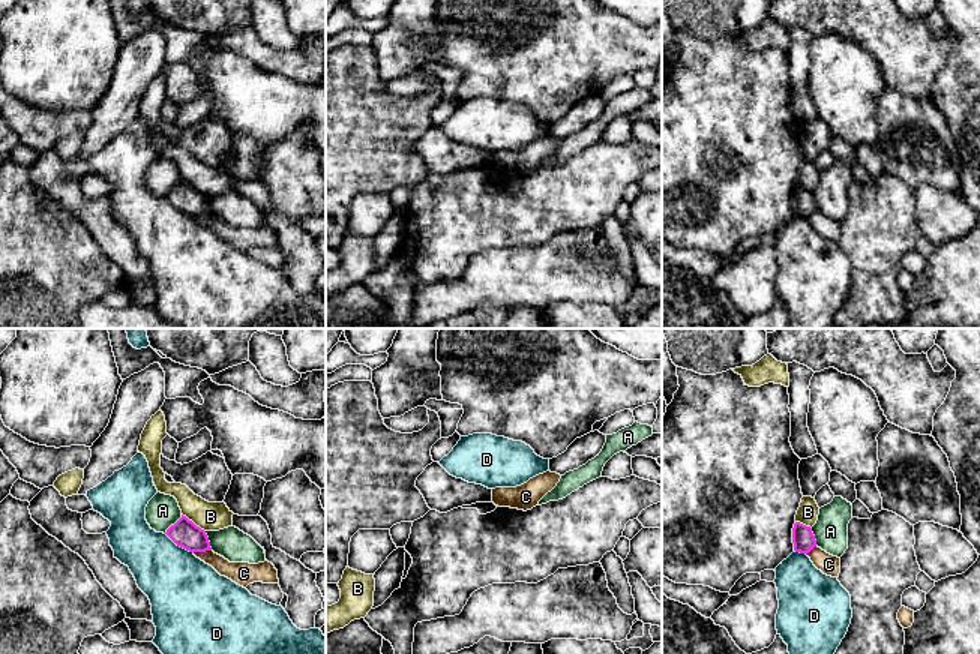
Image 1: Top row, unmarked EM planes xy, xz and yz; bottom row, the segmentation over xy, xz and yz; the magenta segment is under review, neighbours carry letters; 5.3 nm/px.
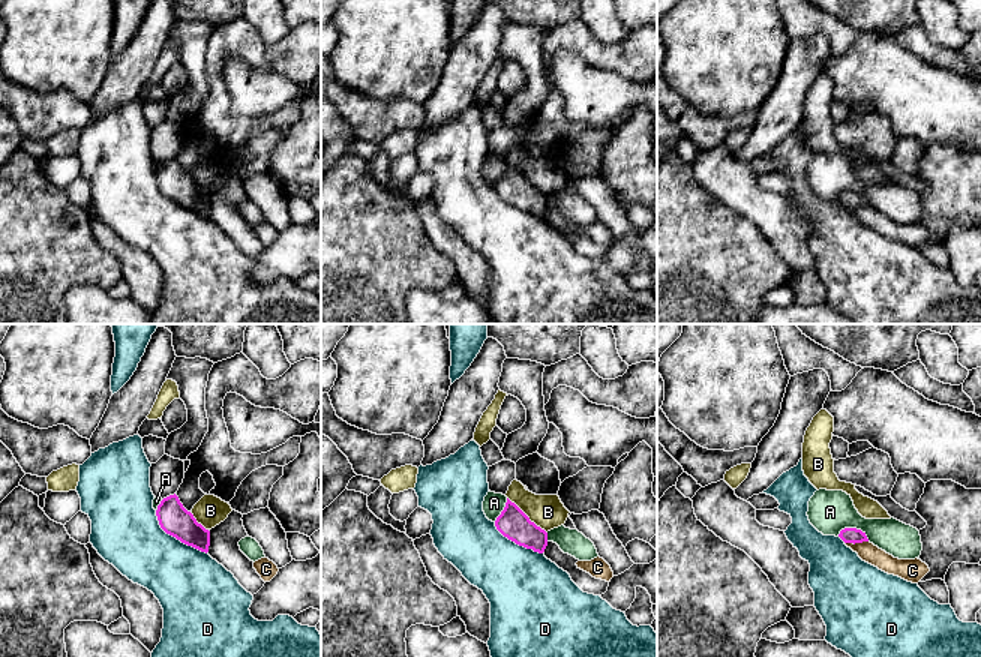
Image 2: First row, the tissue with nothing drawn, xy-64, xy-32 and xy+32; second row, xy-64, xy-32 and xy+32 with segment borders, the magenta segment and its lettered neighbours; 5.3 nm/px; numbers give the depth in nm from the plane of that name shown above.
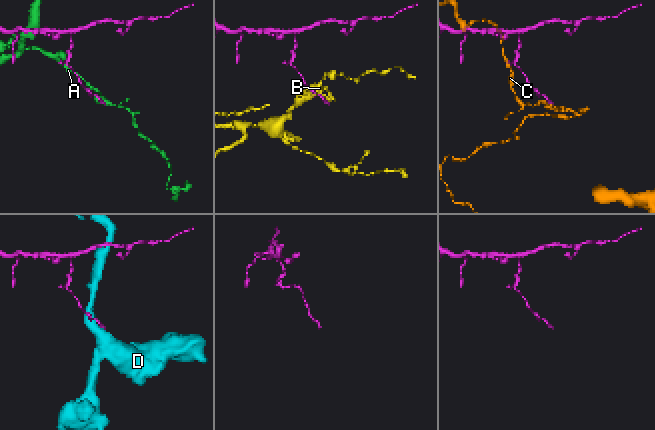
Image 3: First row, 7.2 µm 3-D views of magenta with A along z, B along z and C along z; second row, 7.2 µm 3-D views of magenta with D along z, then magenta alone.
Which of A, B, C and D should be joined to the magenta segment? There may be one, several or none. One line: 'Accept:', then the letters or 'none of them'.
Accept: none of them

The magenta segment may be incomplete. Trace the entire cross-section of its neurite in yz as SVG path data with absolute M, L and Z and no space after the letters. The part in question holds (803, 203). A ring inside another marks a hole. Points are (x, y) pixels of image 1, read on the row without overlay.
M795 186L792 192L792 207L795 216L807 219L816 210L812 192Z

